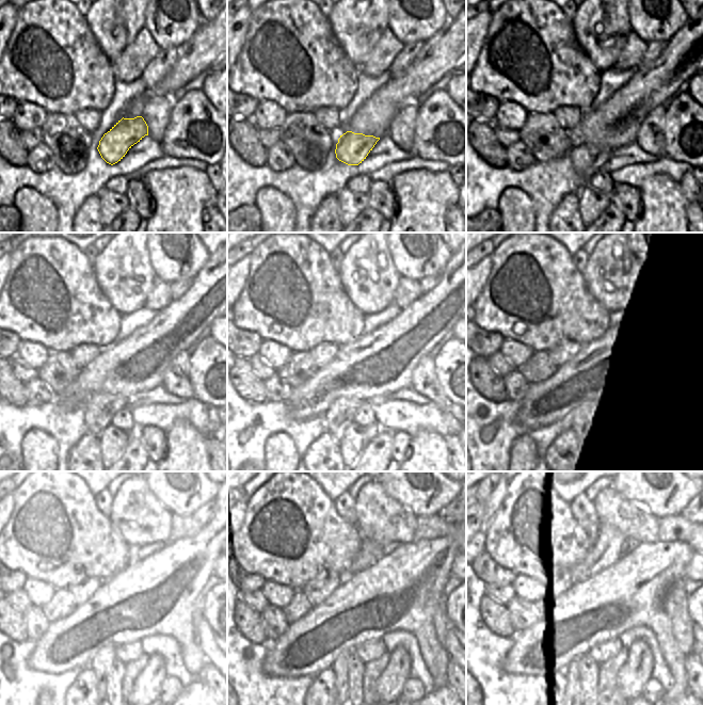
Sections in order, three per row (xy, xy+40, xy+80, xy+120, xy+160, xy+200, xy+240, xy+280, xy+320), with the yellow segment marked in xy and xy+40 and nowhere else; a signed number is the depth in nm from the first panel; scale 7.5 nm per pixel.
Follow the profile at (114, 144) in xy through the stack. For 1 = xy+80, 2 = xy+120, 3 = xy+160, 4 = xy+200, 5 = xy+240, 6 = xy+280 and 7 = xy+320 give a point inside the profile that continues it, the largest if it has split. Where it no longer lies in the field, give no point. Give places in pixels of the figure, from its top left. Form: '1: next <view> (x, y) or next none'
1: next xy+80 (587, 159)
2: next xy+120 (101, 407)
3: next xy+160 (339, 415)
4: next xy+200 (578, 421)
5: next xy+240 (101, 663)
6: next xy+280 (340, 668)
7: next xy+320 (579, 683)

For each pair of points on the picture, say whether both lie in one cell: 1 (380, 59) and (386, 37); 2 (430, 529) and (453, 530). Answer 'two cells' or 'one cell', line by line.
1: one cell
2: one cell

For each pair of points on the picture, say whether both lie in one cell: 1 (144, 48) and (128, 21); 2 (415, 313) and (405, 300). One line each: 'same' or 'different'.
1: different
2: different

